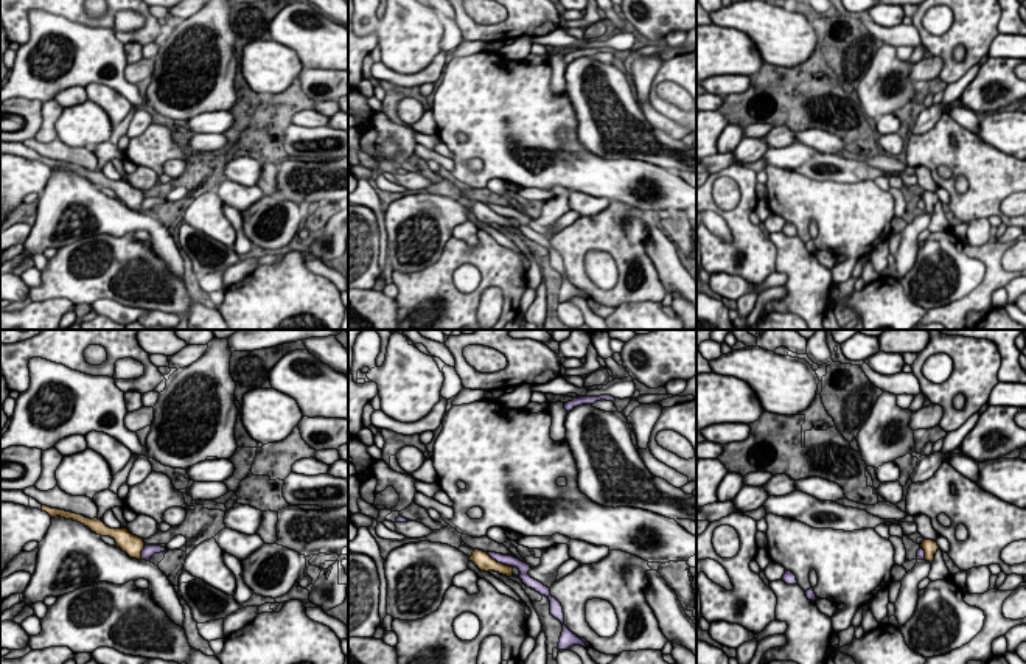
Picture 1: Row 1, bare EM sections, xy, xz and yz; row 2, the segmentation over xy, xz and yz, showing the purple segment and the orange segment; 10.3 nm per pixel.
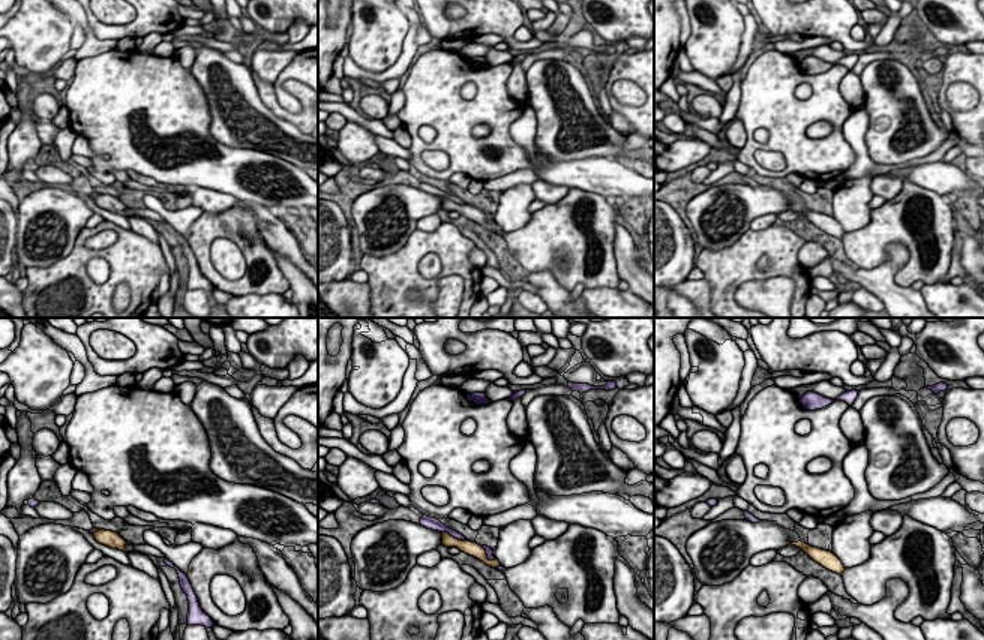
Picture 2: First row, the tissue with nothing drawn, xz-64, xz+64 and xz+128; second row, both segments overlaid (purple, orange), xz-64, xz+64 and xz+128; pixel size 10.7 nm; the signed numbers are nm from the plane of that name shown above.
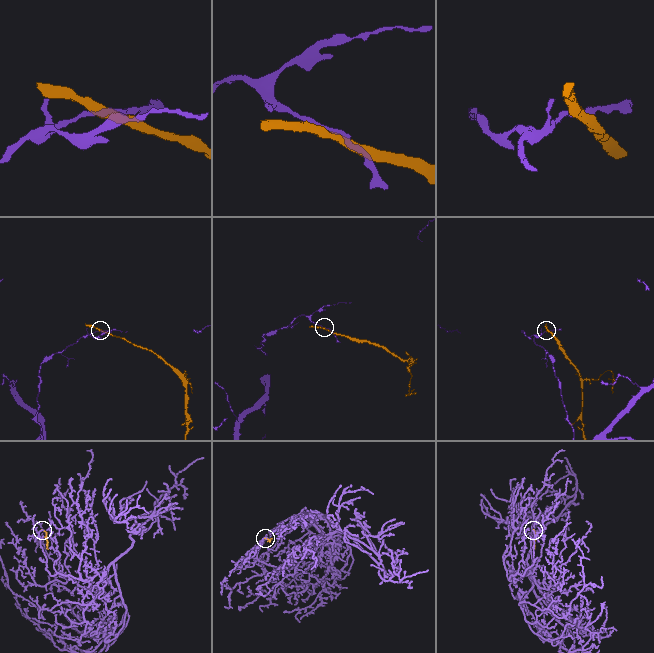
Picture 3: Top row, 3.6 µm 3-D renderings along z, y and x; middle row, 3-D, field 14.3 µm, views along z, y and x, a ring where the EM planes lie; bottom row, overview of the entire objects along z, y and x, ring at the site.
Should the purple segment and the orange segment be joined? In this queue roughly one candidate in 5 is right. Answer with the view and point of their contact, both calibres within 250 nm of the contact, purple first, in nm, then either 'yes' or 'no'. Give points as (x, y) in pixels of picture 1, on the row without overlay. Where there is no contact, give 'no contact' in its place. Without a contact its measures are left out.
contact xz (499, 213); calibres 120 and 180 nm; no

